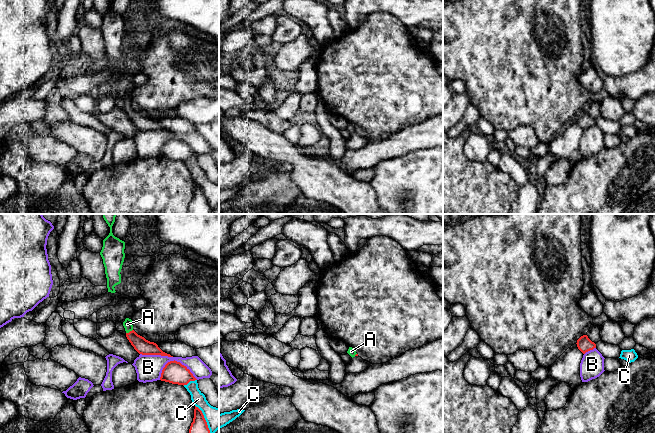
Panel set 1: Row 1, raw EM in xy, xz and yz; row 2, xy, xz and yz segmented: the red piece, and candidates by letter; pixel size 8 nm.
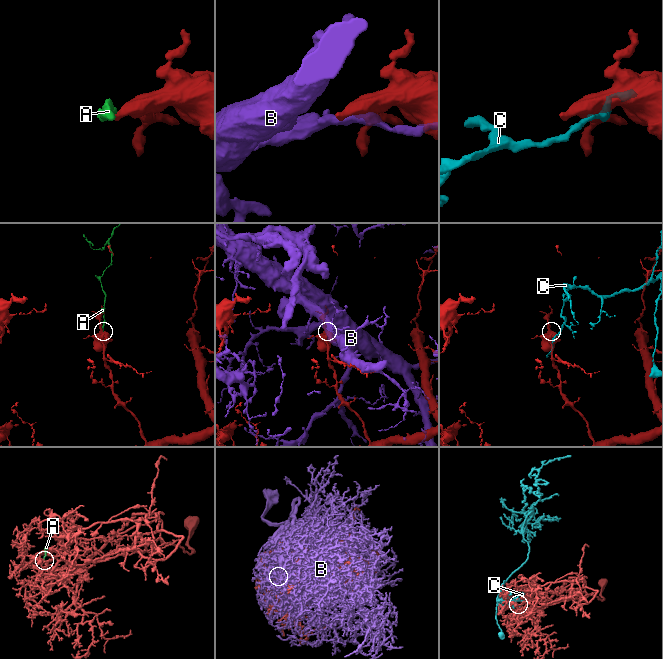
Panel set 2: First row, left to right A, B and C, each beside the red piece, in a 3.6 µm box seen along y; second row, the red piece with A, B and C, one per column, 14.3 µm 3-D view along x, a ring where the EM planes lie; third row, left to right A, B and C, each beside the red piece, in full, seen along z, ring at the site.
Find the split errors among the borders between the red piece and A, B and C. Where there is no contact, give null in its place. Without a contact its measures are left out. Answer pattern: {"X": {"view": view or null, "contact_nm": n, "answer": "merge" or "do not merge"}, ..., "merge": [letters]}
{"A": {"view": "xy", "contact_nm": 70, "answer": "merge"}, "B": {"view": "xy", "contact_nm": 320, "answer": "do not merge"}, "C": {"view": "xy", "contact_nm": 120, "answer": "do not merge"}, "merge": ["A"]}

